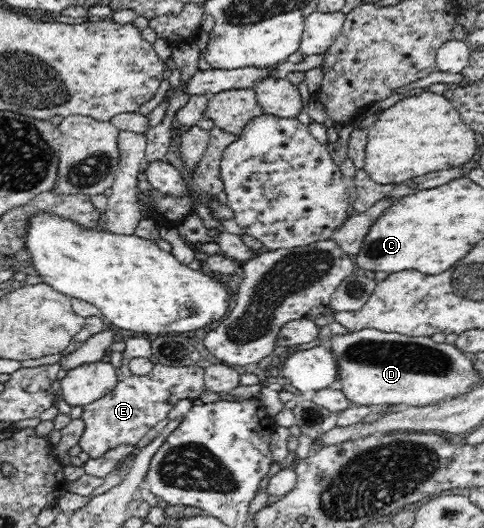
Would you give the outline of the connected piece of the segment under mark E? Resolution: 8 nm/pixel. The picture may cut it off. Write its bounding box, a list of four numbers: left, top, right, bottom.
[78,337,205,459]

